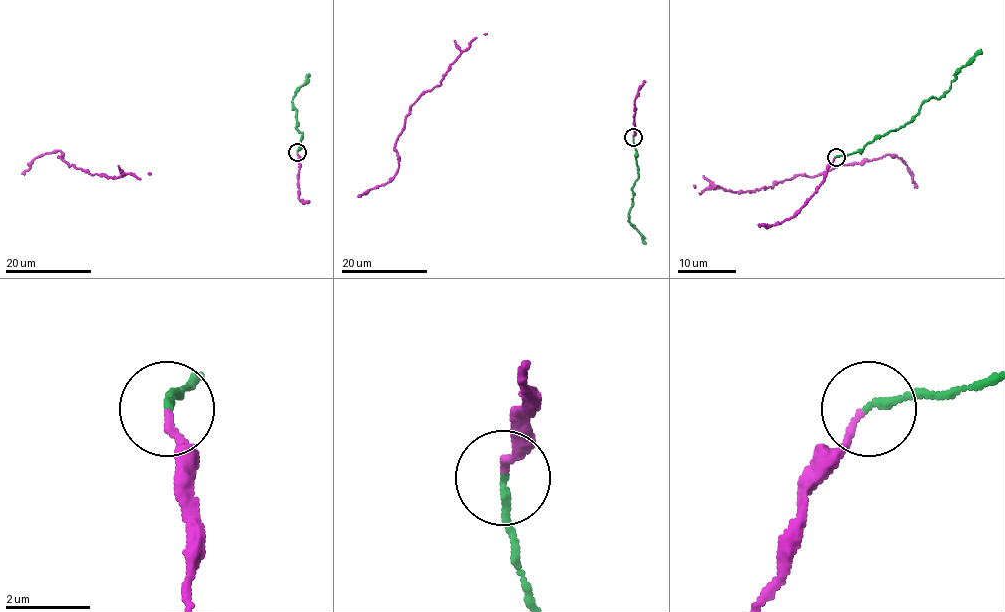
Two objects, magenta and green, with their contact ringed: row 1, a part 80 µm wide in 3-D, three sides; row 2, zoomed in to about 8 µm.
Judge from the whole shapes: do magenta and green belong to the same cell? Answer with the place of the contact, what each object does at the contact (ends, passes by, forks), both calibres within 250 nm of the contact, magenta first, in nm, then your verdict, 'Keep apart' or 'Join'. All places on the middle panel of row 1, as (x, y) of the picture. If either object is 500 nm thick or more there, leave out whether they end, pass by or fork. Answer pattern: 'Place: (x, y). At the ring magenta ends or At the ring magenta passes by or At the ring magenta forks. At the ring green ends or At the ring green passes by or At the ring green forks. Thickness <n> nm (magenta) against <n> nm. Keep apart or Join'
Place: (633, 137). At the ring magenta ends. At the ring green ends. Thickness 150 nm (magenta) against 170 nm. Join

